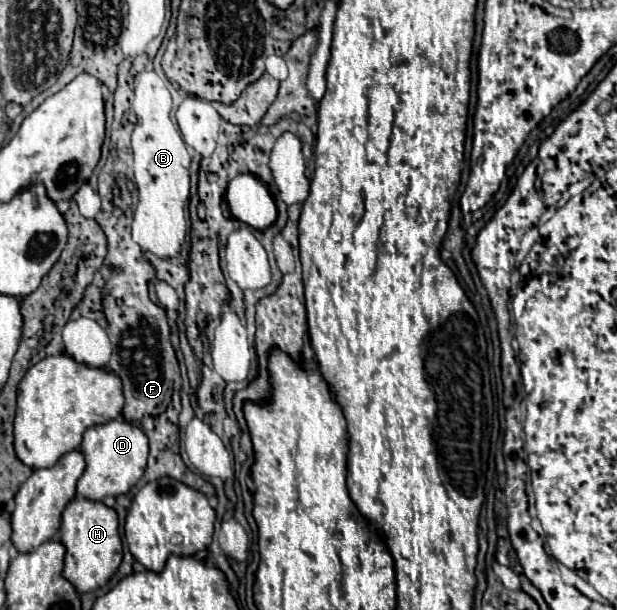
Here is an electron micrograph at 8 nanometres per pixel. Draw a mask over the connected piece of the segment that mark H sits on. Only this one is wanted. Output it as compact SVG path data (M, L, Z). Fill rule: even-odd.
M75 497L61 515L59 531L61 531L59 541L65 545L63 577L75 587L77 593L87 593L103 587L111 579L111 575L117 571L123 557L117 513L111 507L103 505L101 501Z

